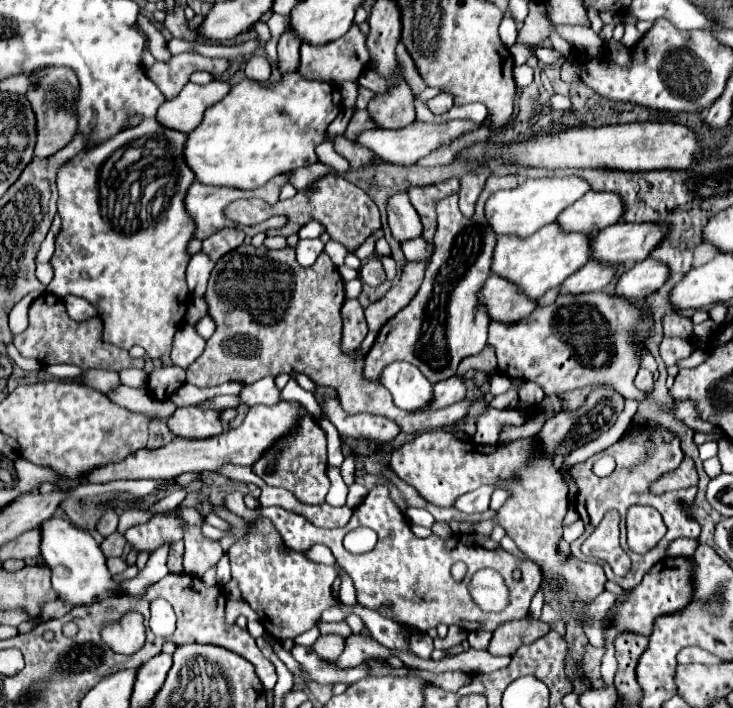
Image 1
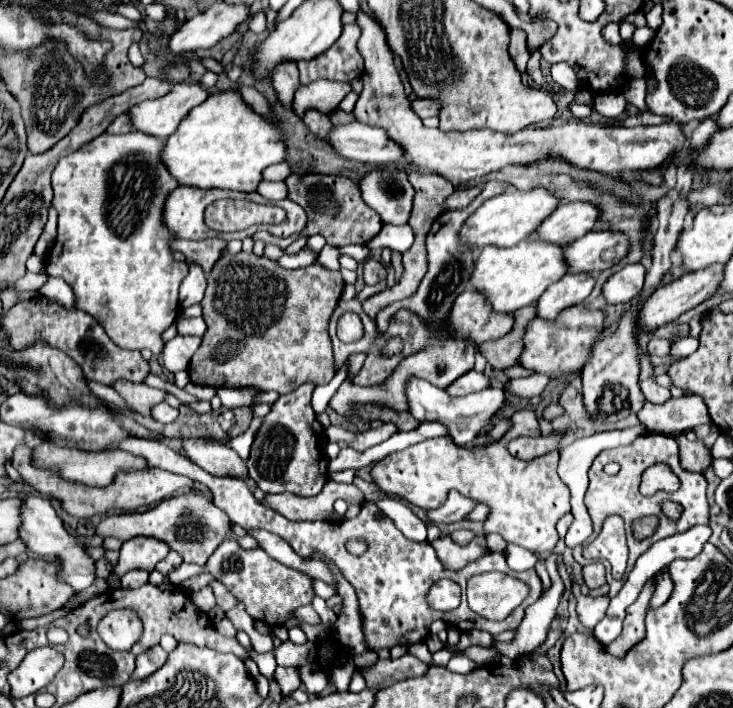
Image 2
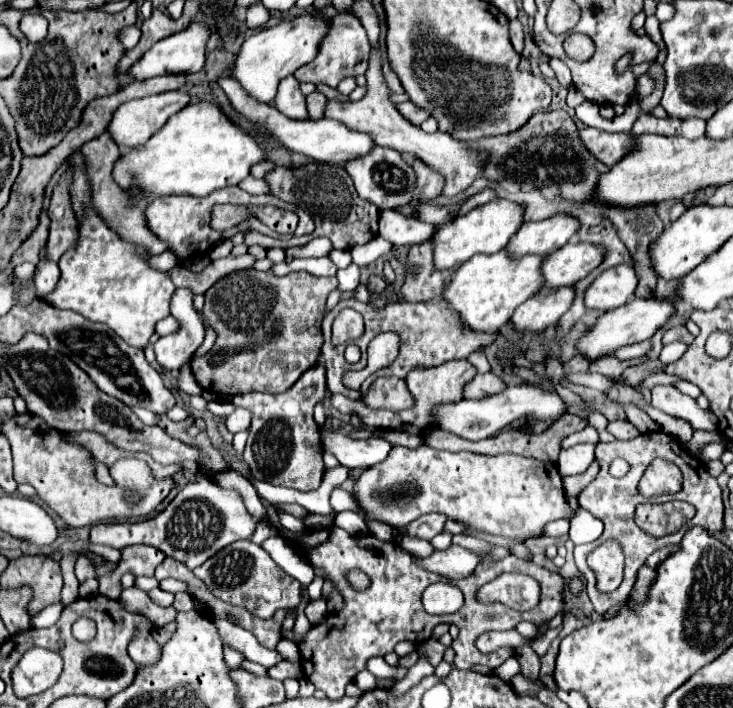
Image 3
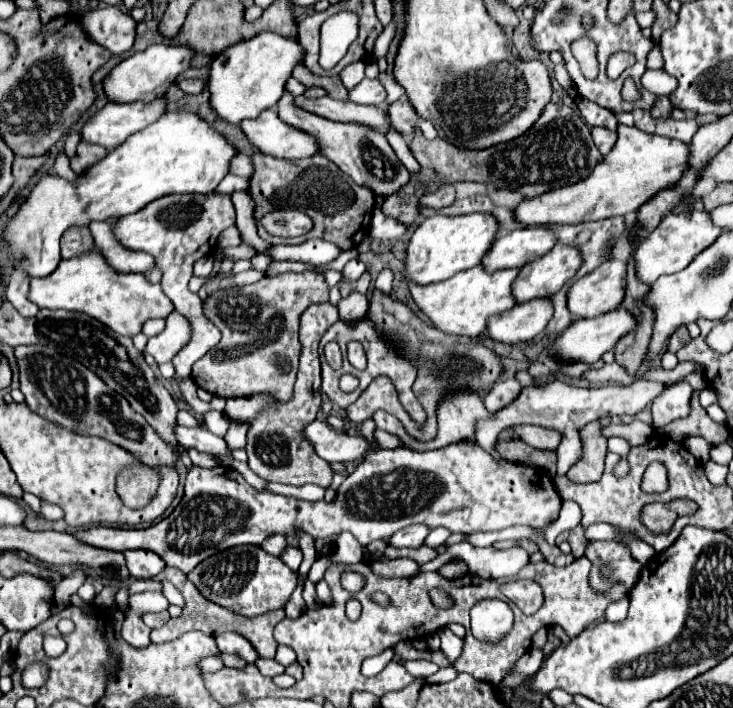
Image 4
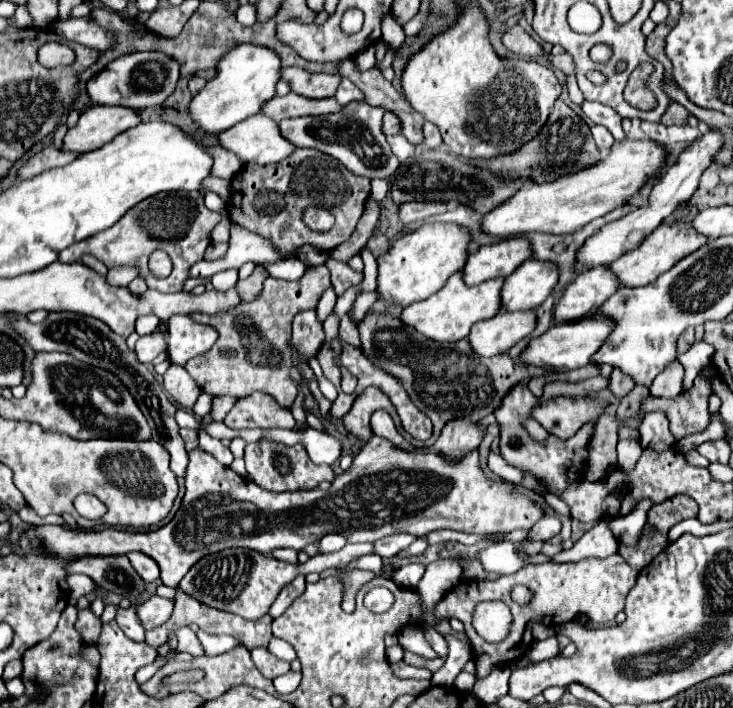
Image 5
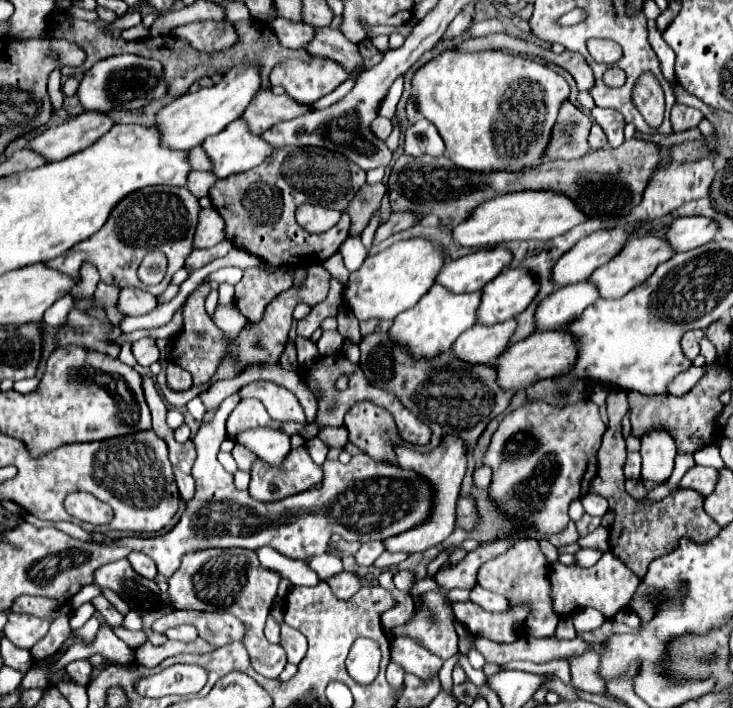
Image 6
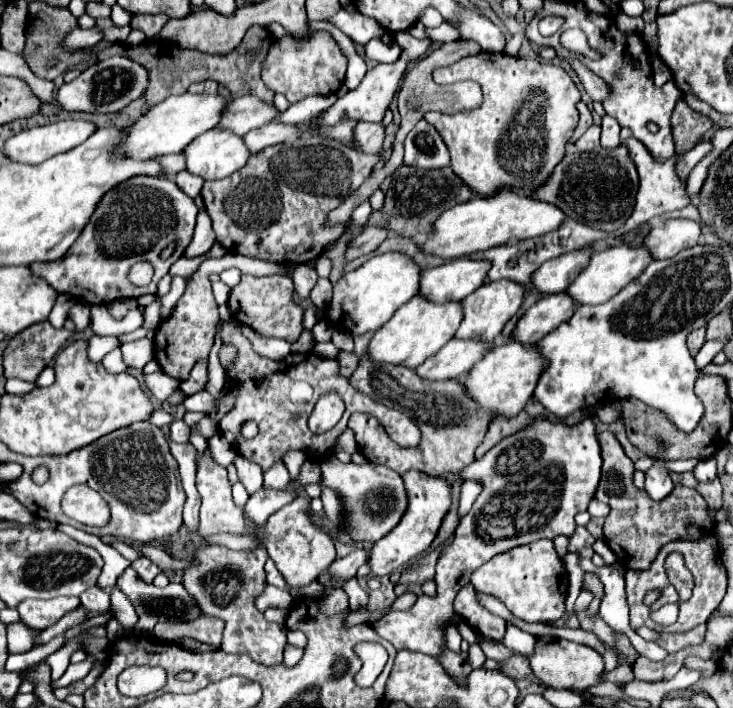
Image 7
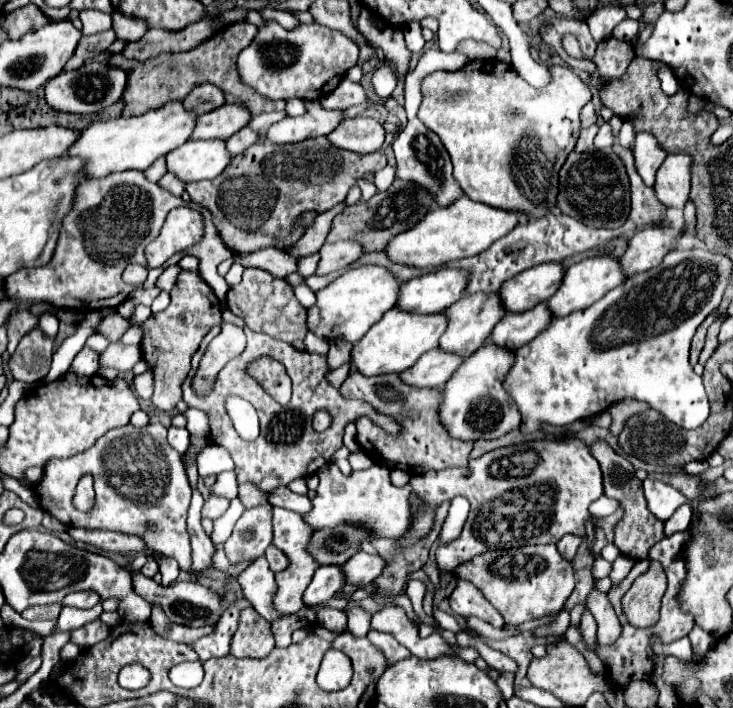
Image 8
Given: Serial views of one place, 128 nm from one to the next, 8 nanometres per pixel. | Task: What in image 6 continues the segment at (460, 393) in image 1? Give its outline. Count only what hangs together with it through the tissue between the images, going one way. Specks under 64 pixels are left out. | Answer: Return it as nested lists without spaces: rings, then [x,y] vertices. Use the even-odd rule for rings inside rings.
[[[526,400],[522,406],[502,418],[498,430],[492,436],[490,448],[484,458],[484,466],[490,466],[494,472],[490,496],[500,504],[502,510],[518,520],[530,522],[538,532],[562,532],[570,522],[568,504],[582,498],[588,492],[592,478],[596,476],[596,452],[600,448],[604,430],[606,424],[602,422],[598,406],[592,400],[582,400],[566,406],[552,406],[542,400]]]

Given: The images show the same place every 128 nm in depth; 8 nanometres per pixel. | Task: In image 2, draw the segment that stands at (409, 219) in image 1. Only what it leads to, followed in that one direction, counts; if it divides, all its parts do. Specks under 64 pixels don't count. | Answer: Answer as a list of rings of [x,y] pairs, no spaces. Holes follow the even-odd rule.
[[[376,170],[362,178],[364,202],[376,210],[386,224],[408,224],[414,190],[402,170]]]

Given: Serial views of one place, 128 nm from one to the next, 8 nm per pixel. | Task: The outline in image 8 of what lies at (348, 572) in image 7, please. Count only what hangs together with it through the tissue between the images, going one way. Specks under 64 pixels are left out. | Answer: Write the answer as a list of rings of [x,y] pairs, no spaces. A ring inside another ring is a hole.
[[[328,564],[328,566],[320,566],[310,582],[310,586],[304,592],[304,602],[314,606],[318,602],[326,602],[330,598],[334,598],[336,592],[342,590],[346,582],[346,576],[342,572],[340,564]]]

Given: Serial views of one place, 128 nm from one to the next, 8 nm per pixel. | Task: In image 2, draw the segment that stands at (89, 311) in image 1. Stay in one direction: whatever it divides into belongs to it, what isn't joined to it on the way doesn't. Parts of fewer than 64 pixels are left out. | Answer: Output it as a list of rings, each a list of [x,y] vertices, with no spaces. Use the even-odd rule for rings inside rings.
[[[50,278],[48,284],[44,284],[44,286],[38,290],[38,294],[48,296],[50,300],[62,304],[66,310],[74,310],[74,308],[76,308],[76,298],[74,298],[72,288],[70,288],[64,280],[60,280],[60,278]]]

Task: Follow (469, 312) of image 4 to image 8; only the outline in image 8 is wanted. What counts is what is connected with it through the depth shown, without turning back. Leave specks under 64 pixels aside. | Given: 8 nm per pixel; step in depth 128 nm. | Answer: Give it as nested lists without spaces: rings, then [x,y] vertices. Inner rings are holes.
[[[392,308],[384,314],[380,322],[376,322],[368,334],[354,344],[352,348],[352,360],[356,362],[356,368],[364,376],[376,376],[384,372],[404,372],[410,368],[424,352],[434,350],[438,346],[440,336],[444,334],[448,326],[448,318],[444,312],[440,314],[414,314],[400,308]]]

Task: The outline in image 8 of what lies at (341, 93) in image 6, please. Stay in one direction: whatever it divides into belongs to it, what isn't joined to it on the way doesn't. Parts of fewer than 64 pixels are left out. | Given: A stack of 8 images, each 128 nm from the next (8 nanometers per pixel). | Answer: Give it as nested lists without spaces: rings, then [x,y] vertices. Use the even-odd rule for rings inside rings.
[[[272,112],[272,114],[258,114],[252,118],[252,124],[248,124],[252,130],[268,130],[272,124],[286,118],[286,112]]]

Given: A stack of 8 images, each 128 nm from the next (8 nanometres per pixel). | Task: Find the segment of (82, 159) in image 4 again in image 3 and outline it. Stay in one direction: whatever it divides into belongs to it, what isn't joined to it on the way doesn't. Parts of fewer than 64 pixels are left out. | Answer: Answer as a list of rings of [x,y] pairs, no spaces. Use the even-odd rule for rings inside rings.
[[[104,132],[102,136],[90,140],[86,146],[82,146],[82,154],[86,158],[86,172],[88,172],[88,180],[92,186],[92,198],[94,198],[94,208],[100,212],[100,216],[104,218],[104,222],[118,232],[120,238],[124,238],[126,242],[134,242],[134,244],[142,244],[146,250],[150,250],[152,254],[160,254],[168,248],[166,242],[160,242],[154,234],[150,234],[148,222],[144,218],[144,210],[140,210],[124,192],[120,192],[118,184],[112,180],[112,166],[120,156],[118,144],[114,140],[110,140],[110,134]]]

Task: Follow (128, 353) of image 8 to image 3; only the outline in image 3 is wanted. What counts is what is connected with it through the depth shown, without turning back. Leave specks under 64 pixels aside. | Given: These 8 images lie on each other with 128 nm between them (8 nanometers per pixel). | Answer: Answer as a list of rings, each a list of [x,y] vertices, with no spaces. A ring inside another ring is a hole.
[[[176,288],[170,302],[170,312],[180,322],[180,330],[170,336],[162,336],[154,344],[156,360],[166,370],[180,370],[204,342],[206,332],[202,318],[192,308],[192,300],[192,290]]]

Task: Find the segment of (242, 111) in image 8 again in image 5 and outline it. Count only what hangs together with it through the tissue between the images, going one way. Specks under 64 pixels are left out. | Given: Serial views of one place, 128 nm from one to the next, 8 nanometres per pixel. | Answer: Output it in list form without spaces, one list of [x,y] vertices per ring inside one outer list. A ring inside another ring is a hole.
[[[290,92],[288,96],[276,96],[262,108],[266,116],[272,116],[272,120],[280,122],[284,118],[292,116],[324,116],[340,112],[342,106],[336,102],[336,98],[324,98],[324,100],[310,100],[300,94]]]

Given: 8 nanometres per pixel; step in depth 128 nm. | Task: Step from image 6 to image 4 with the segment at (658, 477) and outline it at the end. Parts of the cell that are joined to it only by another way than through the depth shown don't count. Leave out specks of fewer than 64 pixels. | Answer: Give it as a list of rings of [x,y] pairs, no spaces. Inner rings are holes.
[[[678,382],[666,390],[662,390],[652,402],[652,418],[654,426],[662,428],[678,418],[686,418],[690,414],[690,398],[692,388],[686,382]]]

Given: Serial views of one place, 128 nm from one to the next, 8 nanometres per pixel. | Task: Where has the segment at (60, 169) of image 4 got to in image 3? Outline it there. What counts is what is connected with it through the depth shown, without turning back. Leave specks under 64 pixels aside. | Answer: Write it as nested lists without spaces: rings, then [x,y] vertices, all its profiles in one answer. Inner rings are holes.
[[[166,250],[164,254],[158,254],[158,256],[152,256],[150,258],[150,264],[156,268],[156,270],[162,270],[162,272],[168,272],[172,270],[174,266],[178,266],[178,258],[172,250]]]

